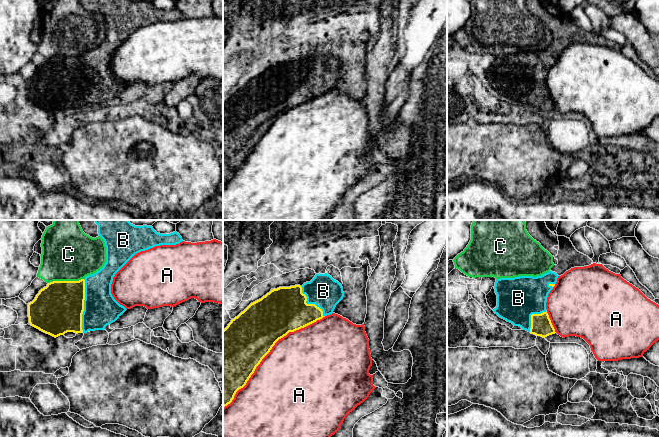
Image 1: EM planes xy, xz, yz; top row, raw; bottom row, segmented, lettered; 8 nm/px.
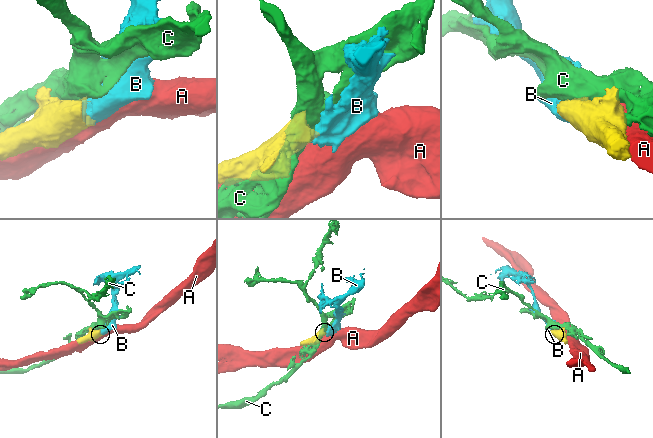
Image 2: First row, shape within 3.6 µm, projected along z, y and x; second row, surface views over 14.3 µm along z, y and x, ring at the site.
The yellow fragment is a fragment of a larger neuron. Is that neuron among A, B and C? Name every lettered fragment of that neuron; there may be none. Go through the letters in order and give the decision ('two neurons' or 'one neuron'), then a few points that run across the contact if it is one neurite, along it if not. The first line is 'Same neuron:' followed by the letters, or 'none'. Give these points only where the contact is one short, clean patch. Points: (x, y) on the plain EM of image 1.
Same neuron: B
A: two neurons
B: one neuron
C: two neurons

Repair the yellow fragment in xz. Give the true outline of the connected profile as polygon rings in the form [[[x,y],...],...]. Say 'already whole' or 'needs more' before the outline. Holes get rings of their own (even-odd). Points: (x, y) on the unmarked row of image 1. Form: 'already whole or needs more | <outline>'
needs more | [[[319,49],[302,62],[271,66],[232,95],[223,106],[223,184],[279,115],[332,90],[343,73],[342,61]]]

